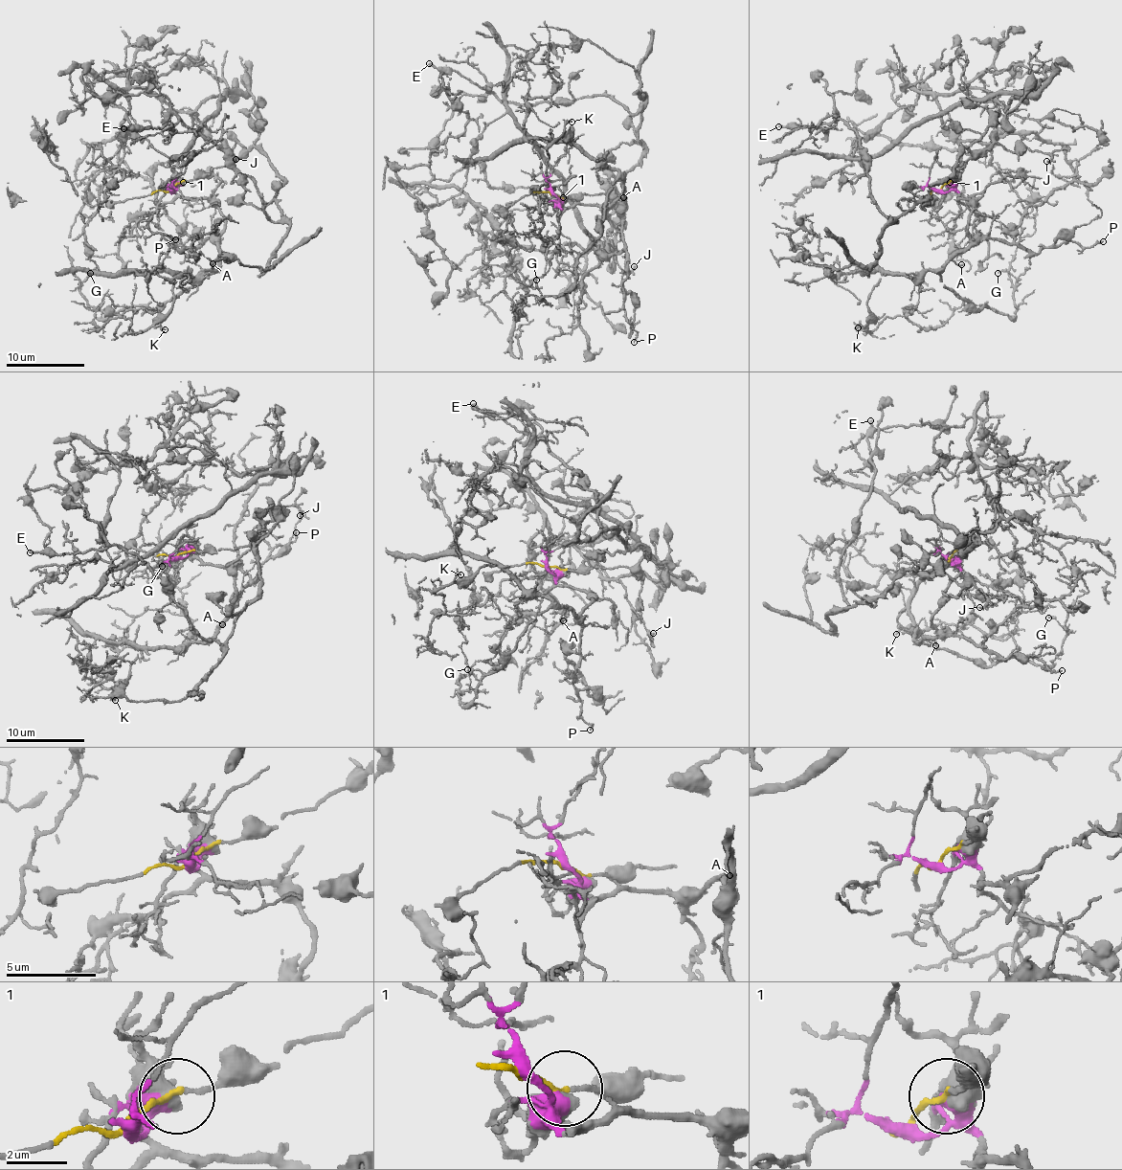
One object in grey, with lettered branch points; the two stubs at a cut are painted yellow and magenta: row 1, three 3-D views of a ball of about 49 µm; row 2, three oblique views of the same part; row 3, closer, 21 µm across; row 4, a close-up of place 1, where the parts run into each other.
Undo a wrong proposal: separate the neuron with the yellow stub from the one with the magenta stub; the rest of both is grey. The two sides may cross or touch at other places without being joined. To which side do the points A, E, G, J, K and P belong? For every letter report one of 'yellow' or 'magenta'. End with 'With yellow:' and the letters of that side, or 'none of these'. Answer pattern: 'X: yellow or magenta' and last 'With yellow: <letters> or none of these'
A: magenta
E: yellow
G: magenta
J: yellow
K: magenta
P: magenta
With yellow: E, J

